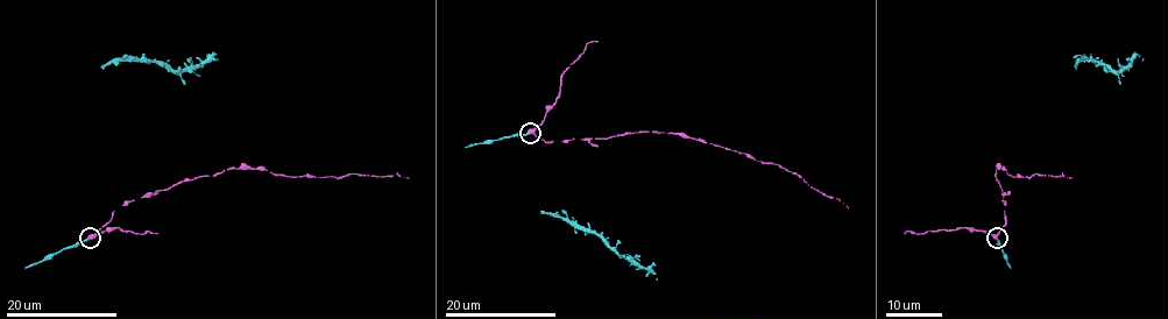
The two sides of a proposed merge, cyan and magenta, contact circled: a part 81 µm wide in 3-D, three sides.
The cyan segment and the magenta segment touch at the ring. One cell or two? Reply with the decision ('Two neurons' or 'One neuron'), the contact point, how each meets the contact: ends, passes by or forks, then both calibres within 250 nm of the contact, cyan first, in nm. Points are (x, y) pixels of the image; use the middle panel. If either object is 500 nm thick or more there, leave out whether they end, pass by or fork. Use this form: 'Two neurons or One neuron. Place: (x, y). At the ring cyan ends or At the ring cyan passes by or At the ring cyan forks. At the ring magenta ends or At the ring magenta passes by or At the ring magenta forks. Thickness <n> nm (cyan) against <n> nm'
One neuron. Place: (530, 133). At the ring cyan ends. At the ring magenta passes by. Thickness 280 nm (cyan) against 440 nm

